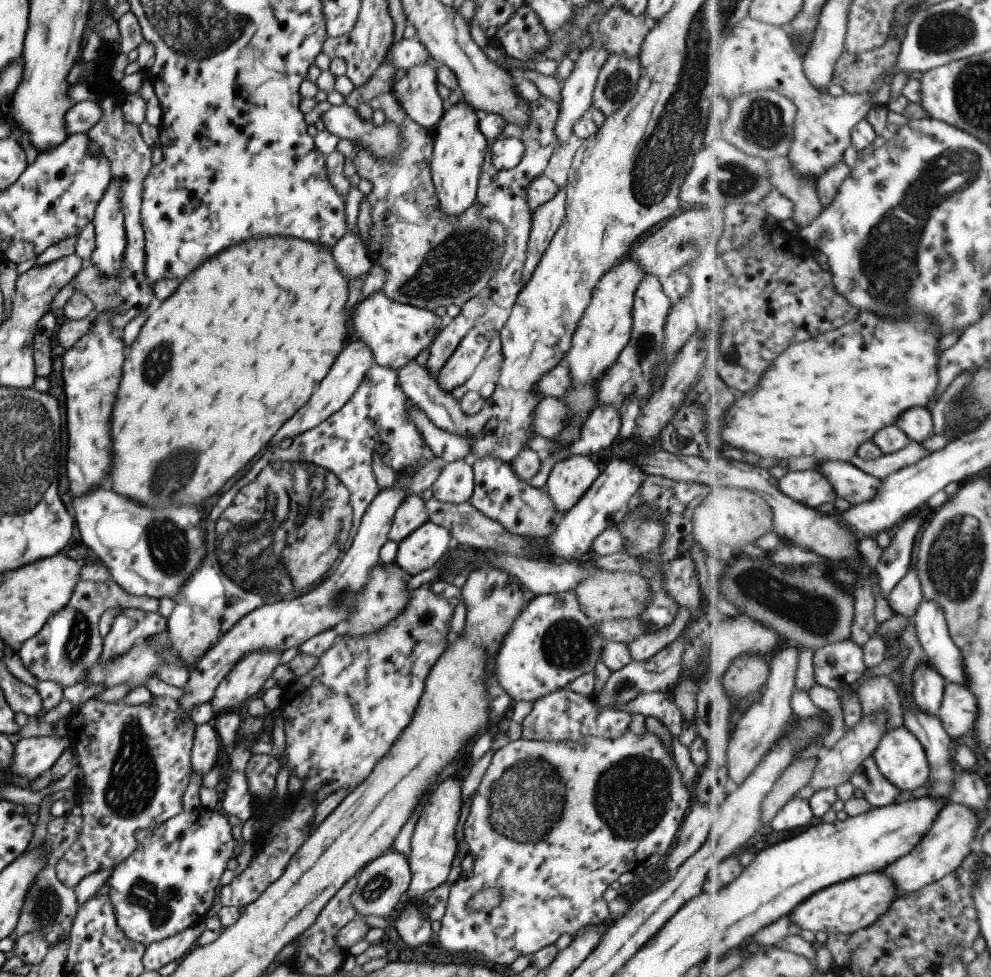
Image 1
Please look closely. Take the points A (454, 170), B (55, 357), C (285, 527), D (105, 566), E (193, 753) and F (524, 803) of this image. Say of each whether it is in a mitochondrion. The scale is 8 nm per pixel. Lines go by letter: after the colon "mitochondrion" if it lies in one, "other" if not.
A: other
B: other
C: mitochondrion
D: other
E: other
F: mitochondrion

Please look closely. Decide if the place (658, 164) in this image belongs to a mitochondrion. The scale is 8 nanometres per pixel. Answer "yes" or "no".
yes

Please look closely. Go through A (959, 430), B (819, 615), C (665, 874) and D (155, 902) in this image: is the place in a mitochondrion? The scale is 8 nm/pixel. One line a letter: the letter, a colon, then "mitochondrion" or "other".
A: other
B: mitochondrion
C: other
D: mitochondrion

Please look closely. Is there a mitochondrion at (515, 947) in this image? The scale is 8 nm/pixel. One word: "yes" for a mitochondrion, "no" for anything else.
no

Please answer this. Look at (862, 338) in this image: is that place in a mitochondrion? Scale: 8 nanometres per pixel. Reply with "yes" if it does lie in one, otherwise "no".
no

